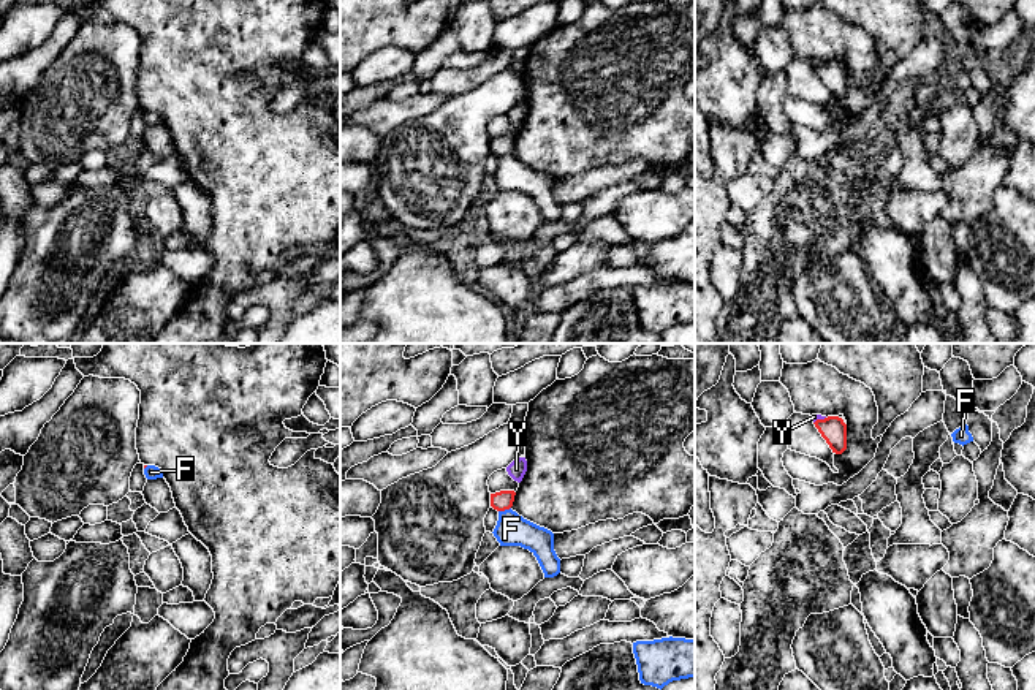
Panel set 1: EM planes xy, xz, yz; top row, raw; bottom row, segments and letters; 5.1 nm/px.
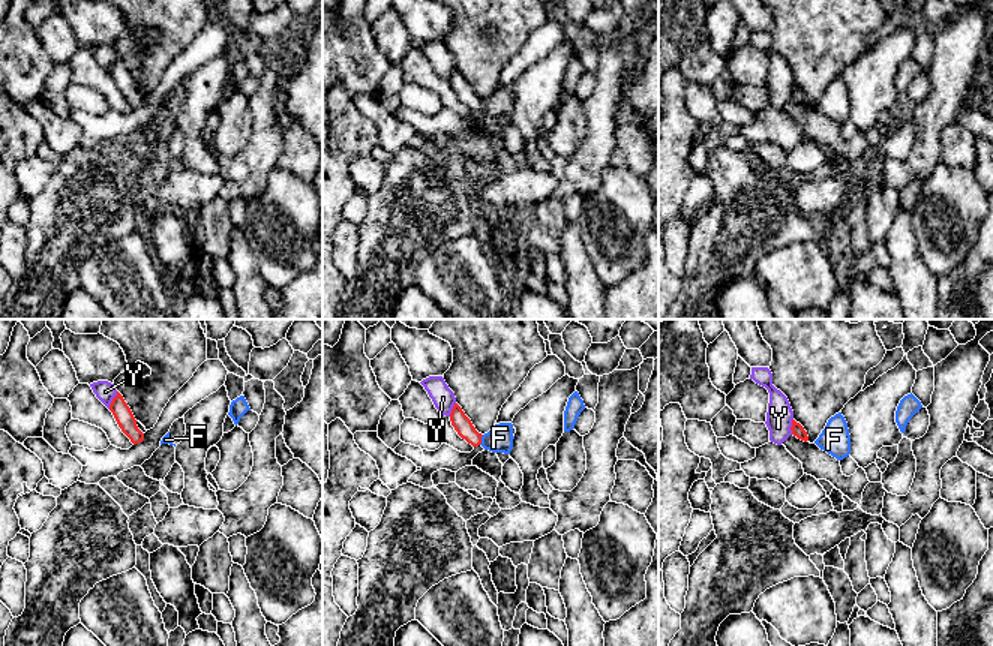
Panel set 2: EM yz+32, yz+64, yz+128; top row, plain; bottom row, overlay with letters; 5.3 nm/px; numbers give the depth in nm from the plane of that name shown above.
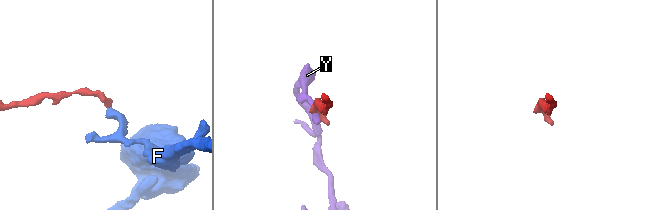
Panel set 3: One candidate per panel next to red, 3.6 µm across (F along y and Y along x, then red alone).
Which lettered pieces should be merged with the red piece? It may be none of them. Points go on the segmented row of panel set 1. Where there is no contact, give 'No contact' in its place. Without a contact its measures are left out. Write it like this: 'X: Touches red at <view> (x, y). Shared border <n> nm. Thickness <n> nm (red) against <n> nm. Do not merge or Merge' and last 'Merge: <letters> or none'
F: Touches red at xz (504, 510). Shared border 70 nm. Thickness 100 nm (red) against 160 nm. Merge
Y: Touches red at yz (818, 420). Shared border 70 nm. Thickness 140 nm (red) against 30 nm. Do not merge
Merge: F

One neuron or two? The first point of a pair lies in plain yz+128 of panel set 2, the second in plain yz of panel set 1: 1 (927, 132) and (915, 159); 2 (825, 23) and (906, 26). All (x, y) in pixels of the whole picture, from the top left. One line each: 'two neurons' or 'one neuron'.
1: two neurons
2: one neuron

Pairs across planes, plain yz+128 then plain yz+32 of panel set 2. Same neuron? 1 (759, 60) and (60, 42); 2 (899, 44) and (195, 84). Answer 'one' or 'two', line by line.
1: two
2: one

